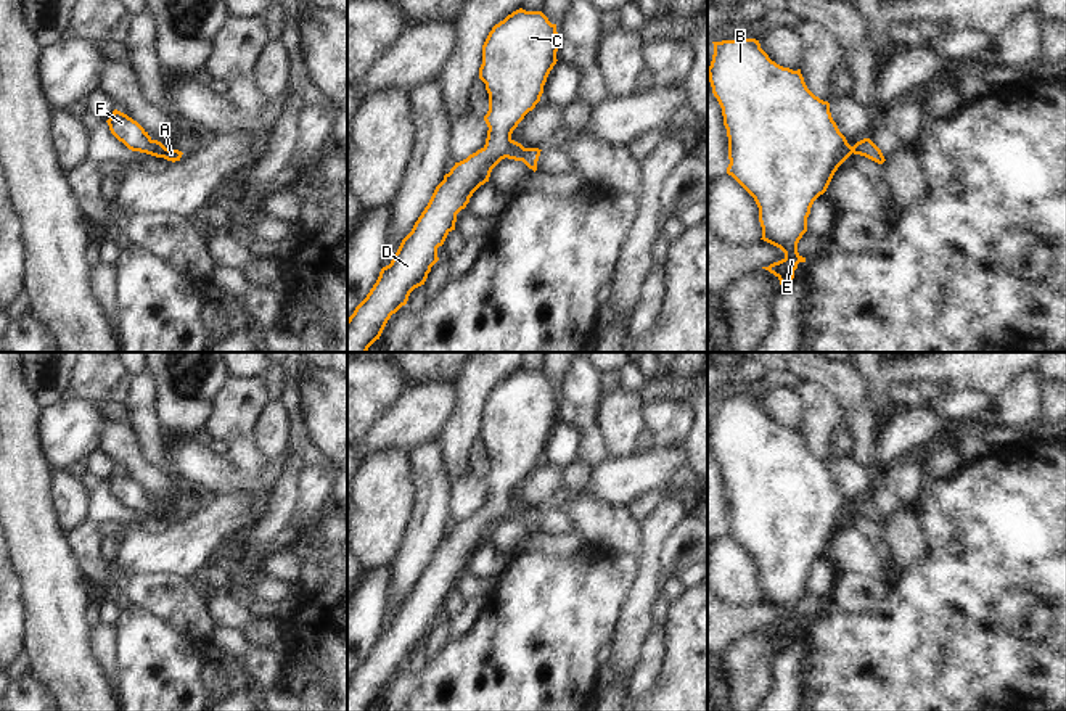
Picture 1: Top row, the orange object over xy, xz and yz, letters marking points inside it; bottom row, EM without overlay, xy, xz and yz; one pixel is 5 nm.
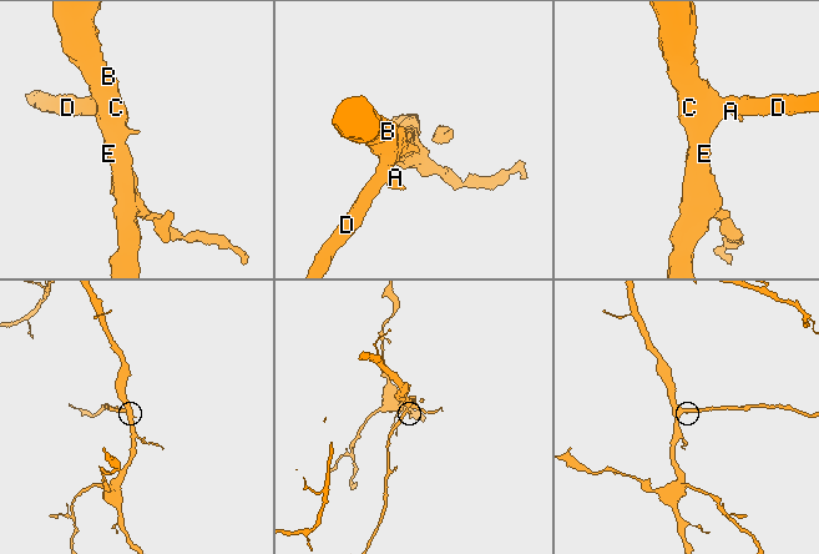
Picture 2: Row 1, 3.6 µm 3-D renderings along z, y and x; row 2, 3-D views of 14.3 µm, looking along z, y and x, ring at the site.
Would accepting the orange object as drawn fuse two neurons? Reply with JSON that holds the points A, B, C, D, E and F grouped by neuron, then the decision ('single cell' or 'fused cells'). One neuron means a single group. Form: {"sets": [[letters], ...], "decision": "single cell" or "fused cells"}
{"sets": [["A", "B", "C", "D", "E", "F"]], "decision": "single cell"}

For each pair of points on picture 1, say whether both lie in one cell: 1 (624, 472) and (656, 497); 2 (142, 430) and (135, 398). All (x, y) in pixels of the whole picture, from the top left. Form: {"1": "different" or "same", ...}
{"1": "different", "2": "same"}

